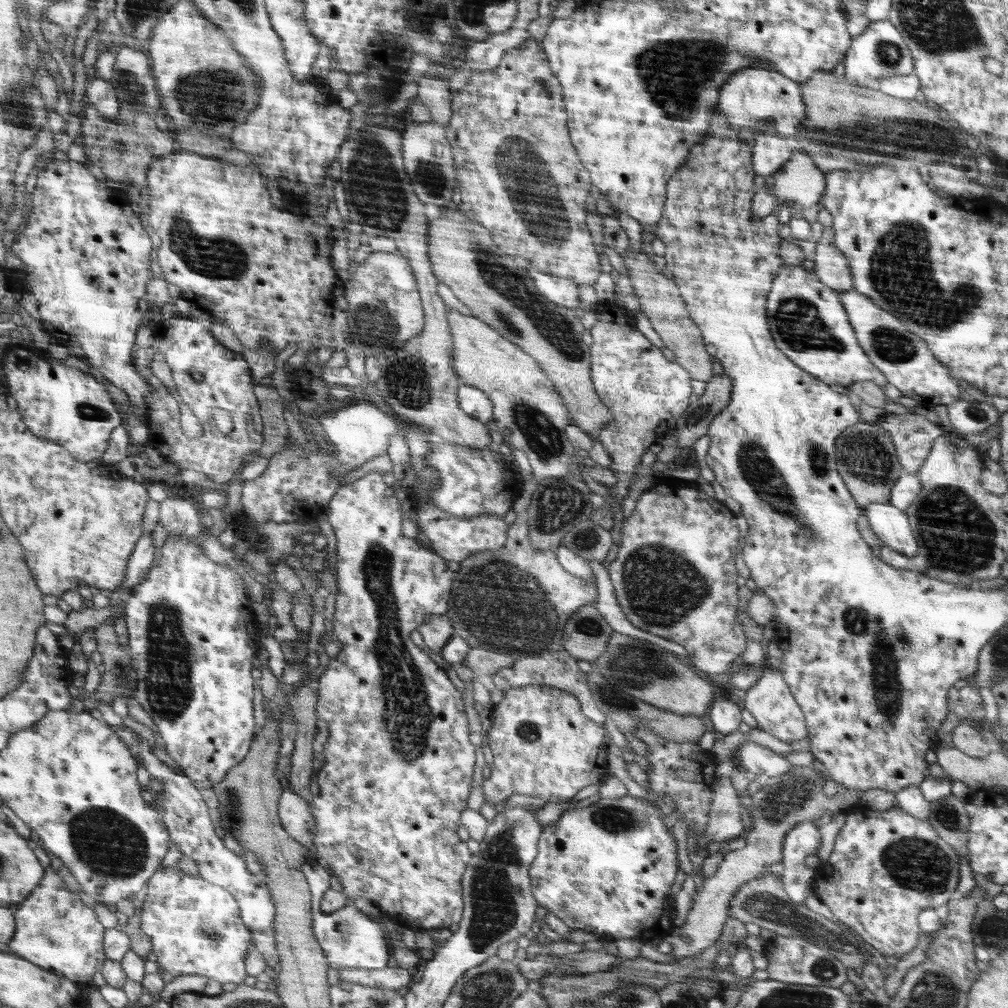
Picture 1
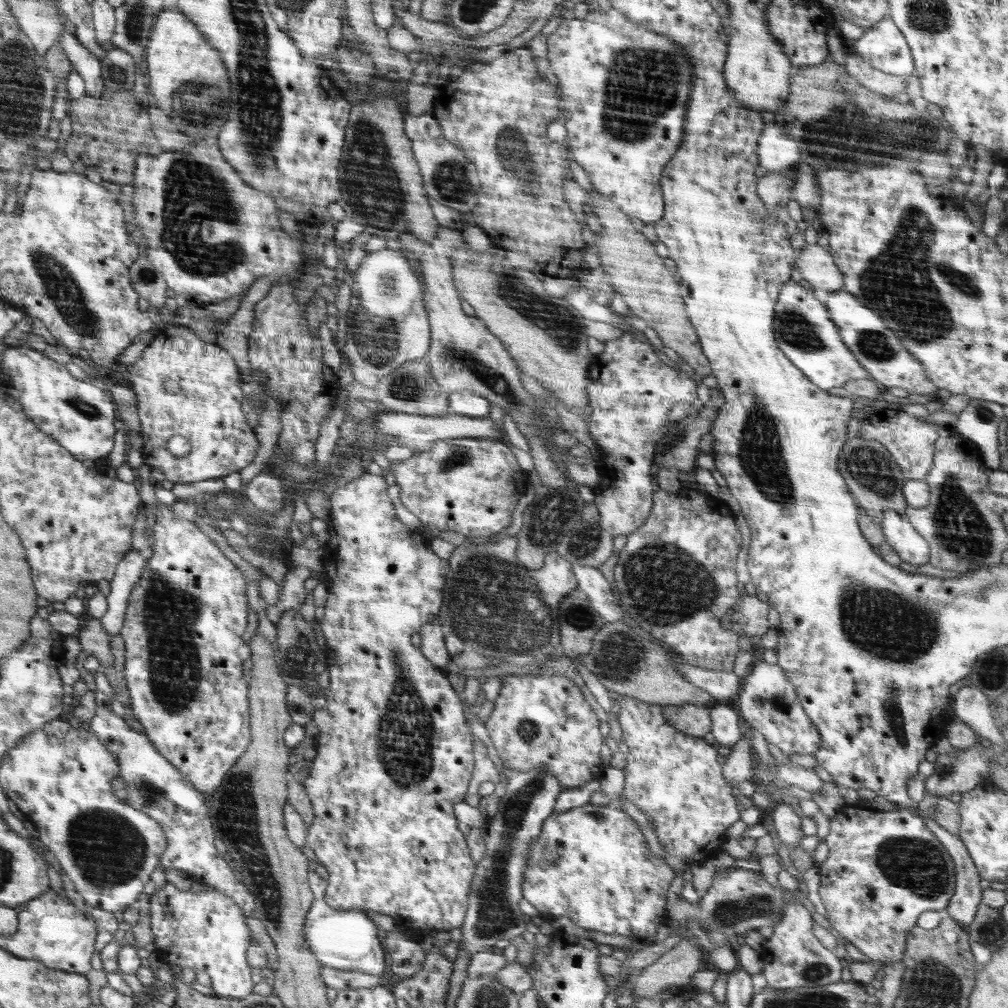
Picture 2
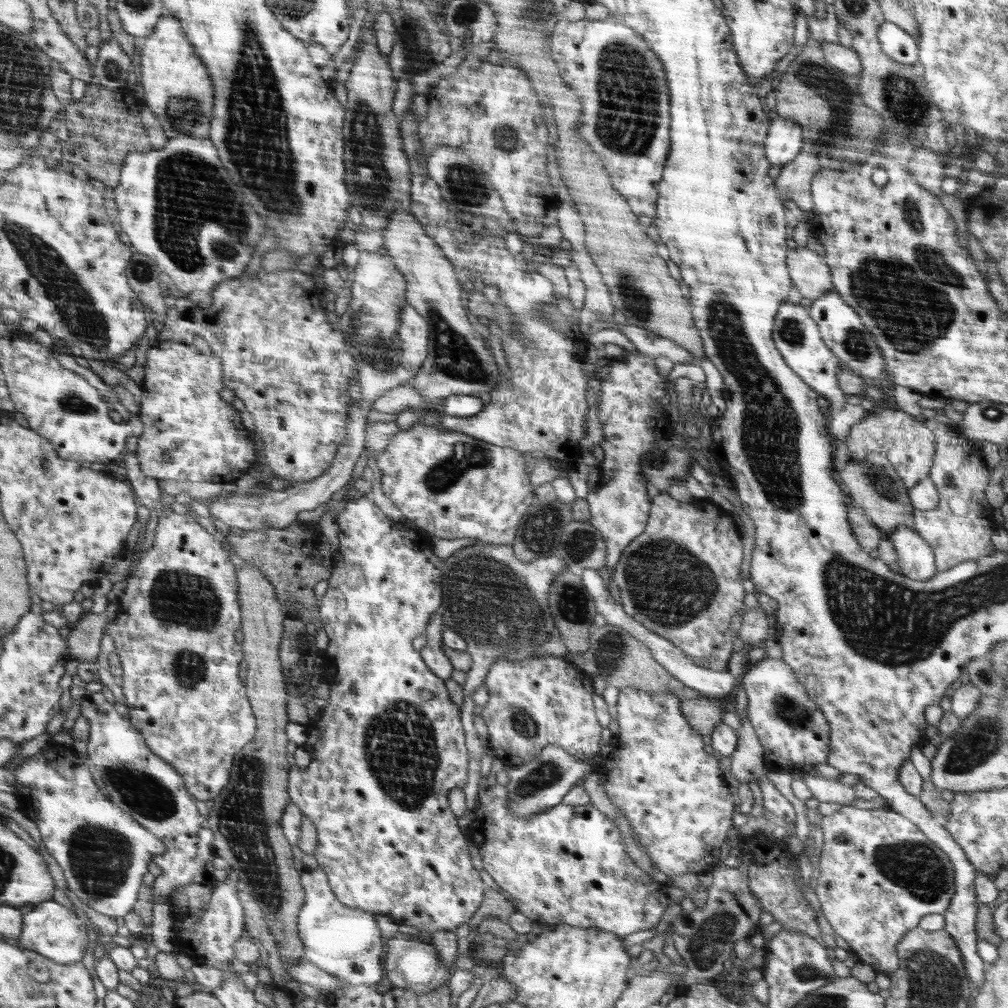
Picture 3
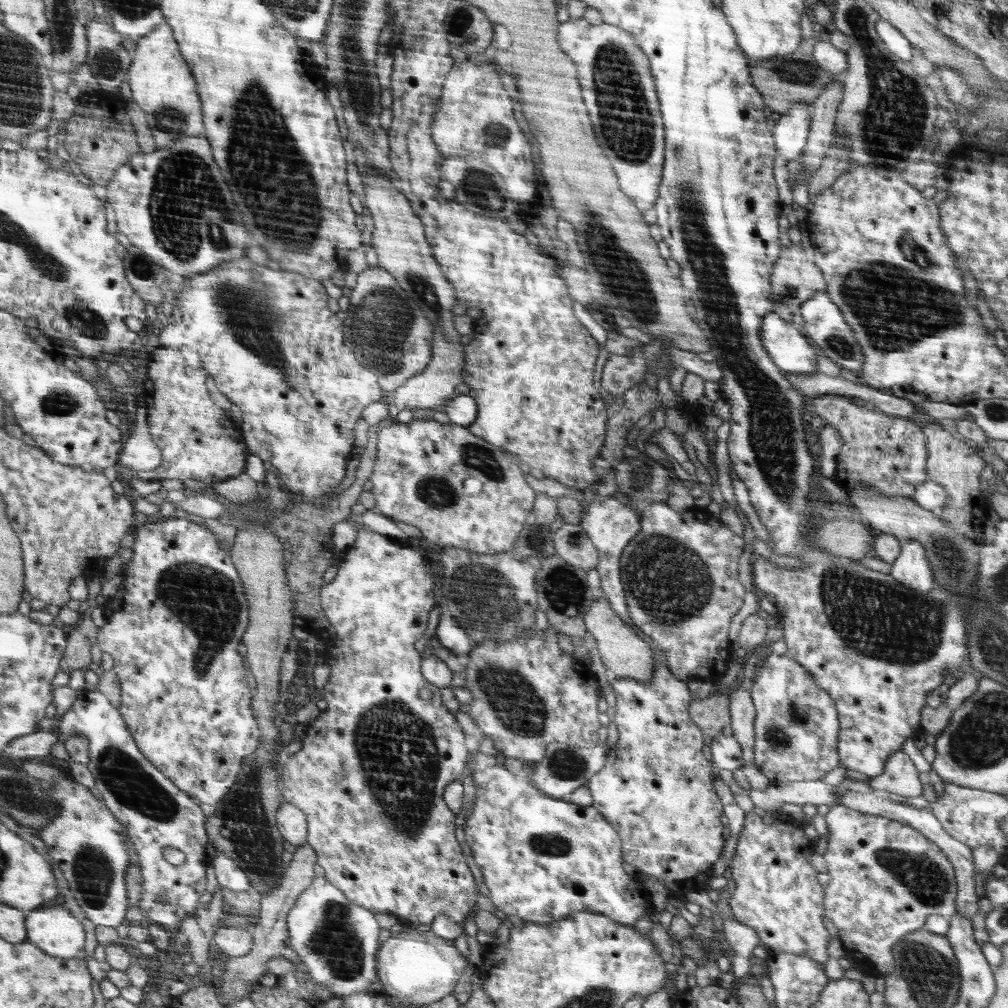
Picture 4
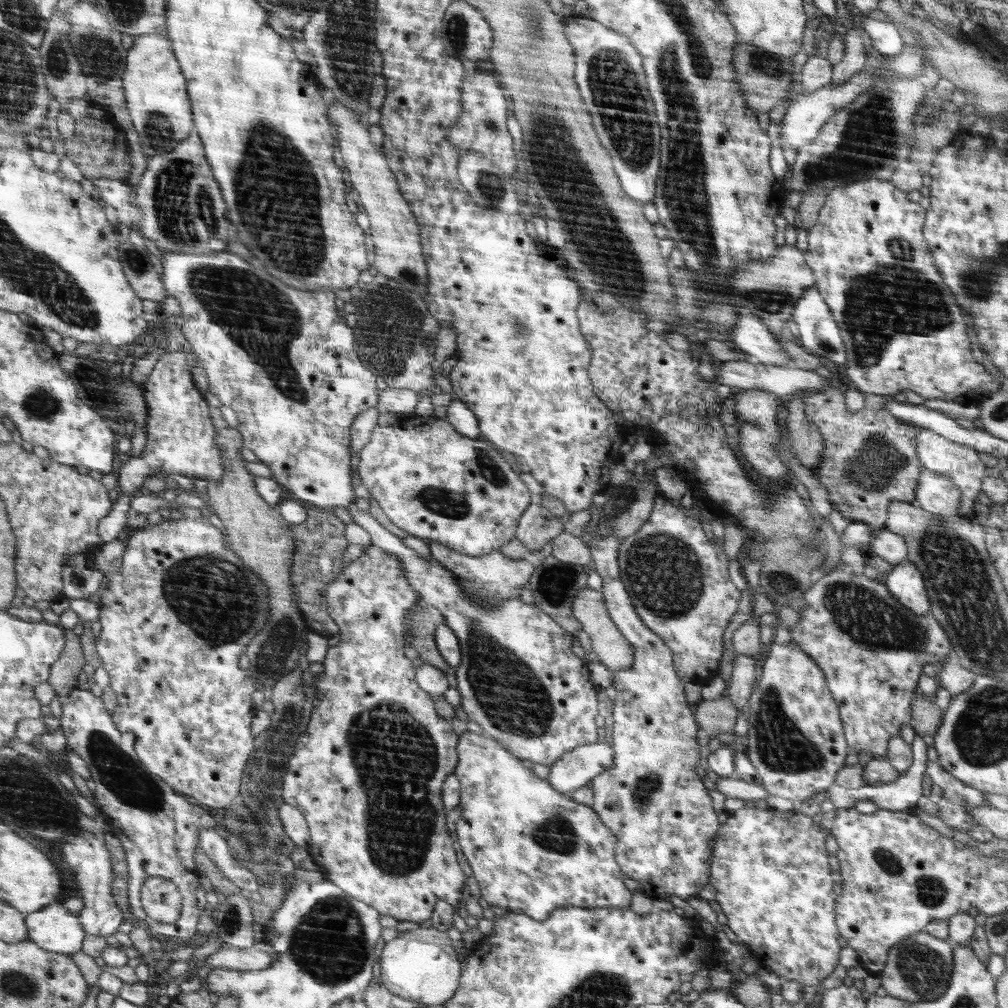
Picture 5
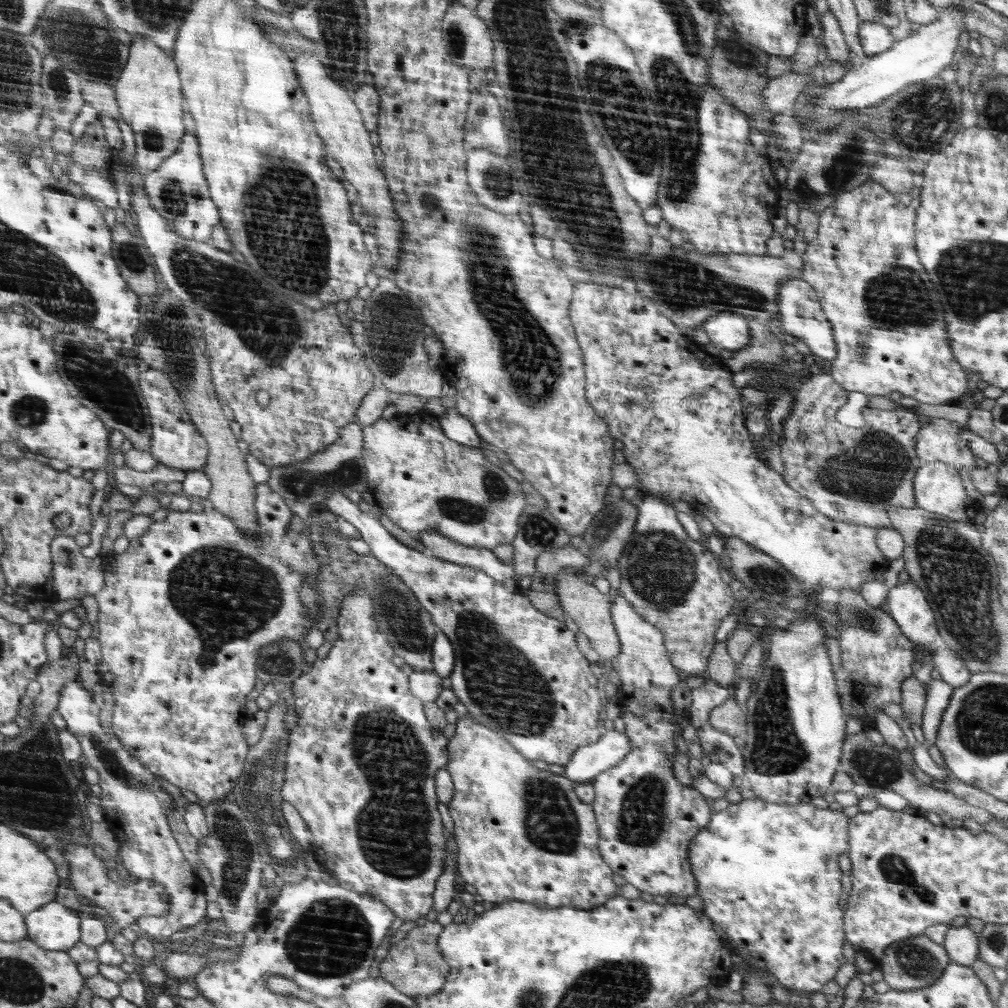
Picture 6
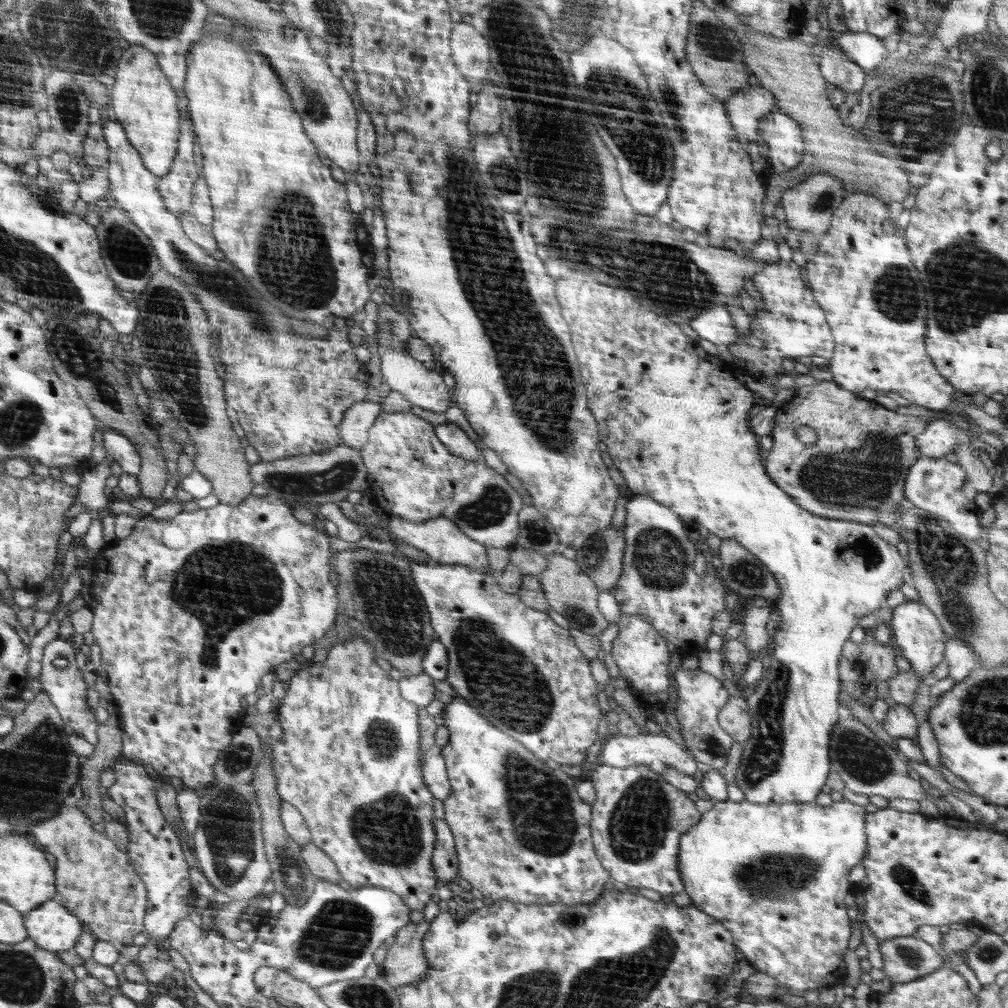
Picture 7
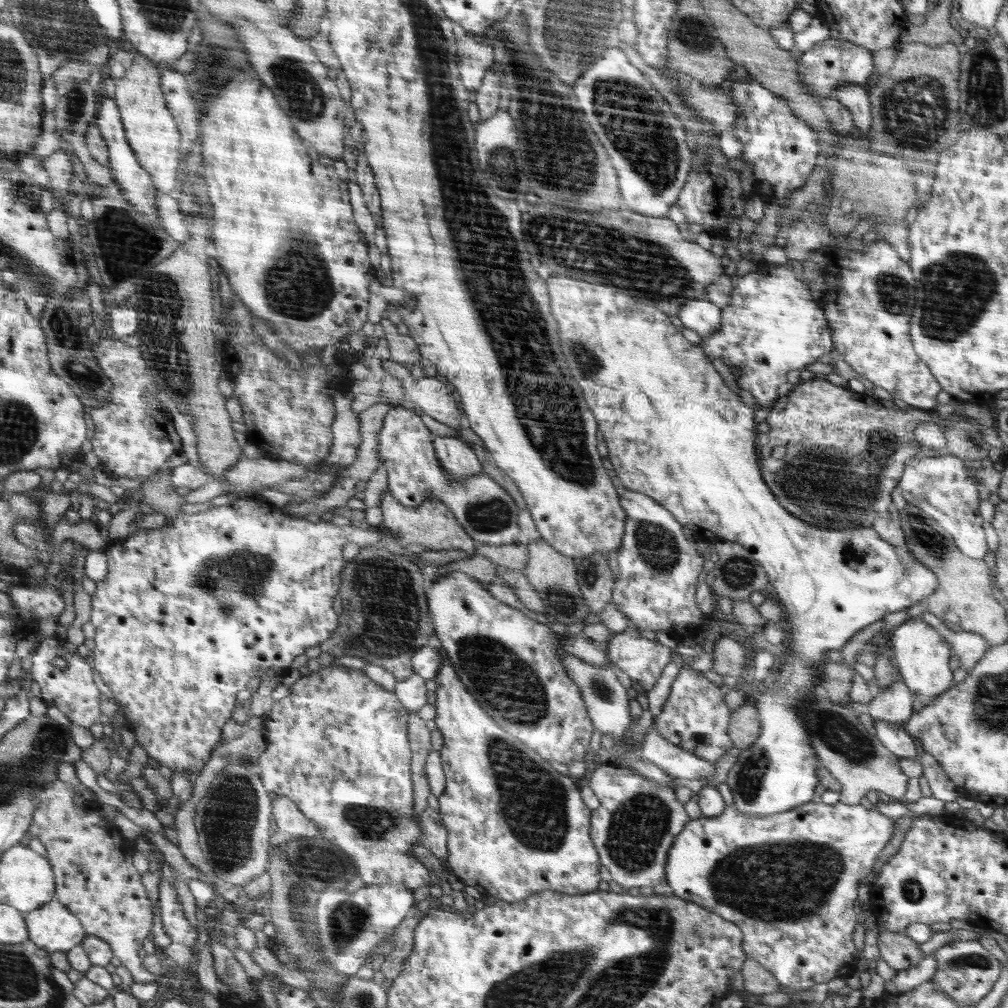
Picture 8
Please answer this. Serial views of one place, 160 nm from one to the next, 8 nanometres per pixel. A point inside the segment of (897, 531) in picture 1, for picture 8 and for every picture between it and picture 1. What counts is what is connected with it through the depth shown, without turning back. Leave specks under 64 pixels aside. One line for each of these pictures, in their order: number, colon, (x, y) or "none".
2: (911, 547)
3: (916, 560)
4: (911, 569)
5: (905, 584)
6: (907, 605)
7: (919, 636)
8: (921, 653)

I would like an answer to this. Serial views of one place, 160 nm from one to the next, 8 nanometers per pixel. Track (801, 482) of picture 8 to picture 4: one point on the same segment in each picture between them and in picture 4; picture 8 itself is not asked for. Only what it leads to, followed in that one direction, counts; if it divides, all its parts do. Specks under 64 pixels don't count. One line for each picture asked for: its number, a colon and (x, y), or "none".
4: (887, 452)
5: (869, 459)
6: (851, 474)
7: (856, 470)

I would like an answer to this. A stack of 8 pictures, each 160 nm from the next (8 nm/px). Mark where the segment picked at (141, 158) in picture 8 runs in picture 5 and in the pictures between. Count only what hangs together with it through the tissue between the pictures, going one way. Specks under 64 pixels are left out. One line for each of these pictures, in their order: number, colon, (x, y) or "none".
5: (157, 101)
6: (149, 96)
7: (144, 101)

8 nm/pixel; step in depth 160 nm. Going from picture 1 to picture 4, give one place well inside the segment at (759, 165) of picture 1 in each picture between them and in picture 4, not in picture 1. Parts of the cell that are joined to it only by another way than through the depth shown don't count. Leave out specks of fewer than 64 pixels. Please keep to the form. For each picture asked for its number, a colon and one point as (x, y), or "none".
2: (778, 151)
3: (785, 140)
4: (791, 130)

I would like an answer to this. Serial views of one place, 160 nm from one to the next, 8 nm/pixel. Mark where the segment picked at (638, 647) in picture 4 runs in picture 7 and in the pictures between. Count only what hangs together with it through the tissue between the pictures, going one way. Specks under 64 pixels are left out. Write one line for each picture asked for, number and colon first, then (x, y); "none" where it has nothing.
5: (609, 645)
6: (590, 609)
7: (568, 590)

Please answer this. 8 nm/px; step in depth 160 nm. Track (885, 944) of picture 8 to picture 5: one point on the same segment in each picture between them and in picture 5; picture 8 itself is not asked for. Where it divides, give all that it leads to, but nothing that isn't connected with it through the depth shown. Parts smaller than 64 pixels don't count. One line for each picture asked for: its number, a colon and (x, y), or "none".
5: (919, 968)
6: (916, 962)
7: (906, 958)

